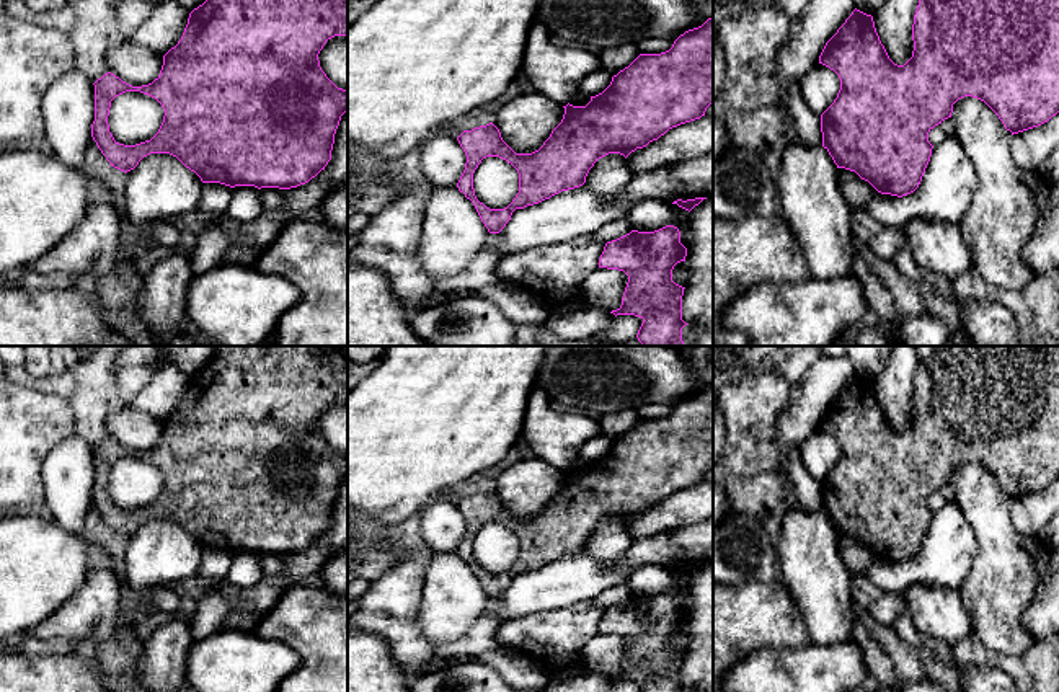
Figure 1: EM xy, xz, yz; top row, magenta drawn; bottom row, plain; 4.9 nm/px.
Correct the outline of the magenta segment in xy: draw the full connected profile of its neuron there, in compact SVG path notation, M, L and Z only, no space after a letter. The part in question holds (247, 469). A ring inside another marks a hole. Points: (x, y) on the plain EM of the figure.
M220 346L210 362L189 379L188 390L178 410L163 421L160 441L148 450L132 452L114 439L108 437L98 444L95 450L95 486L91 490L91 503L111 532L127 539L150 519L170 519L176 522L186 534L194 537L202 548L220 548L230 553L255 552L290 555L308 548L331 526L335 499L341 481L348 477L348 455L338 454L321 436L318 419L328 405L335 401L348 401L348 357L339 346ZM140 457L155 464L165 475L163 488L158 498L145 508L124 511L114 506L109 498L108 481L111 467L126 459Z

